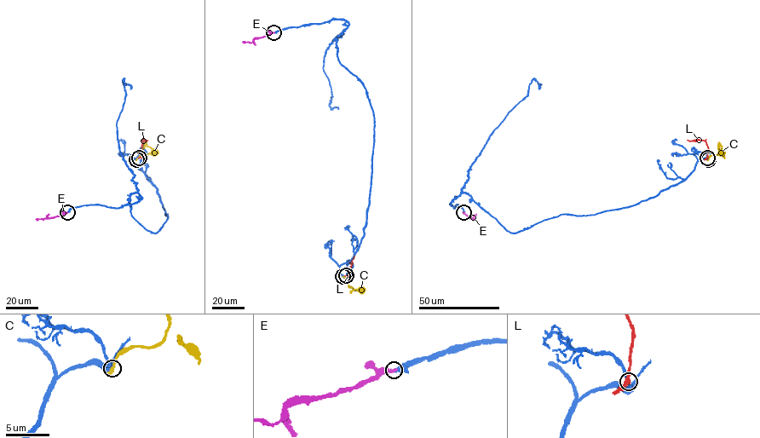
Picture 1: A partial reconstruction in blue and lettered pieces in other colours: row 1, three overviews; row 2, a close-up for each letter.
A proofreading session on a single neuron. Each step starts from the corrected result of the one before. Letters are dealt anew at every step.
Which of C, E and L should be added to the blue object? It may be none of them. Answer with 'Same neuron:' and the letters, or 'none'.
Same neuron: E

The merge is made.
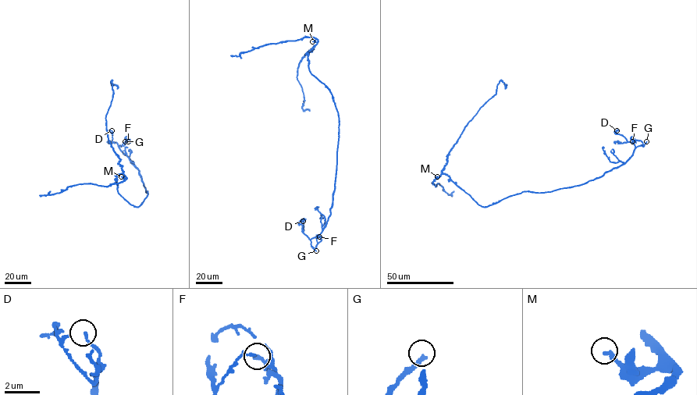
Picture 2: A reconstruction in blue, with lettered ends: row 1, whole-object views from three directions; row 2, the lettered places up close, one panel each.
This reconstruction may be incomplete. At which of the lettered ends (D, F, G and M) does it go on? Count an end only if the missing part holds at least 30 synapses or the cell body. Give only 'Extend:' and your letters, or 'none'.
Extend: G

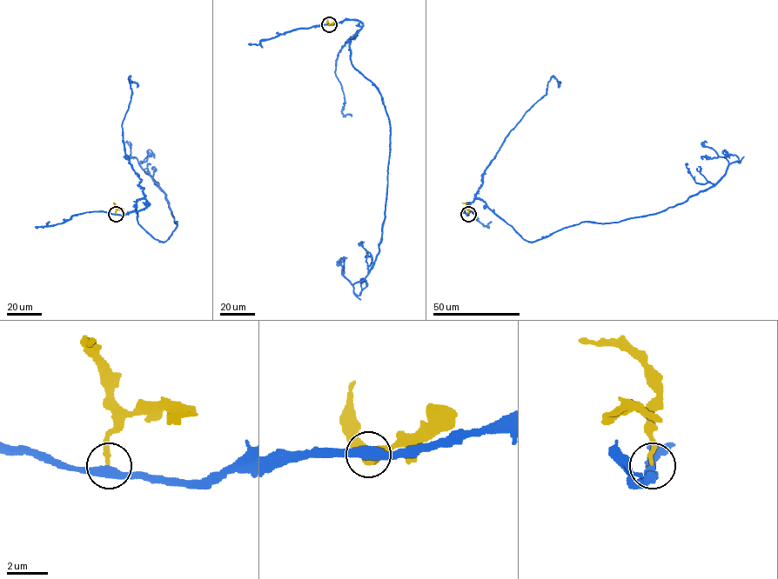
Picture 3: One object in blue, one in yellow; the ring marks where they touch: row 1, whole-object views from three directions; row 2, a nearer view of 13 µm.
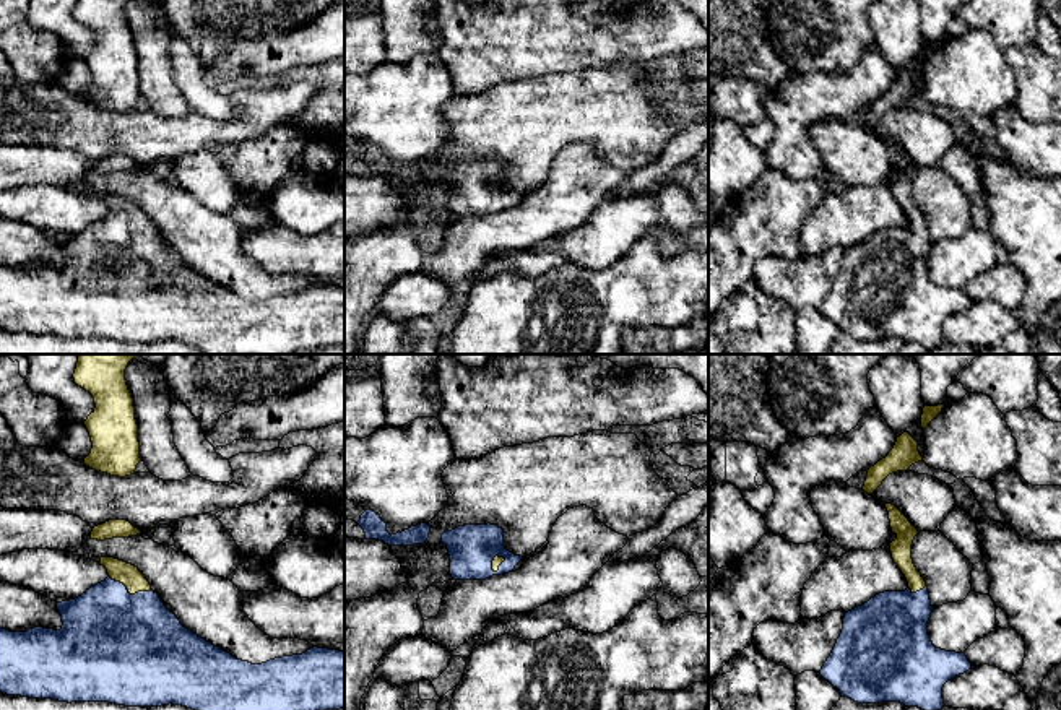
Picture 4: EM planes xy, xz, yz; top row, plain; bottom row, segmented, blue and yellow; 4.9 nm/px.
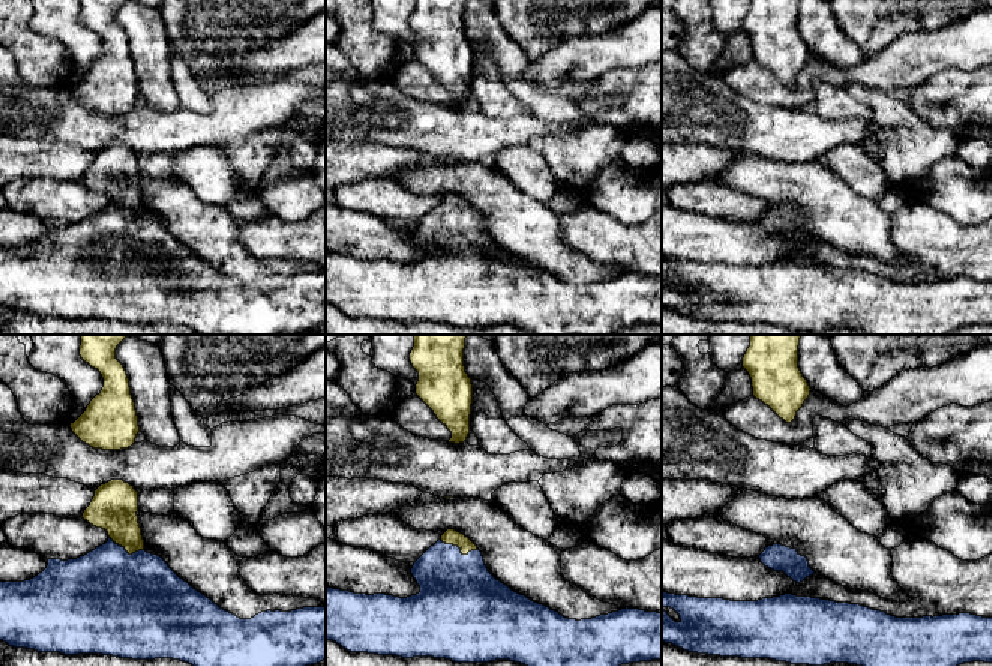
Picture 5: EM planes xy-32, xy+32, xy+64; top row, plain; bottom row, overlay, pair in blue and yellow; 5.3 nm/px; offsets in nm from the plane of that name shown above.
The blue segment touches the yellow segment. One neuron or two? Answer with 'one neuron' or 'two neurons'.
one neuron

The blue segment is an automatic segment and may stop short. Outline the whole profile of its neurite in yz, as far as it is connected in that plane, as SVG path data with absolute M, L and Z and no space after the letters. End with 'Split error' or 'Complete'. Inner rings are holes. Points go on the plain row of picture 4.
M884 141L892 169L897 171L889 180L892 195L905 211L908 224L879 229L863 242L845 249L842 270L819 309L840 327L842 333L858 340L900 338L905 343L938 348L944 343L944 320L967 309L972 299L965 289L946 288L933 281L928 271L933 242L926 218L912 195L912 180L918 166L895 141Z. Split error

